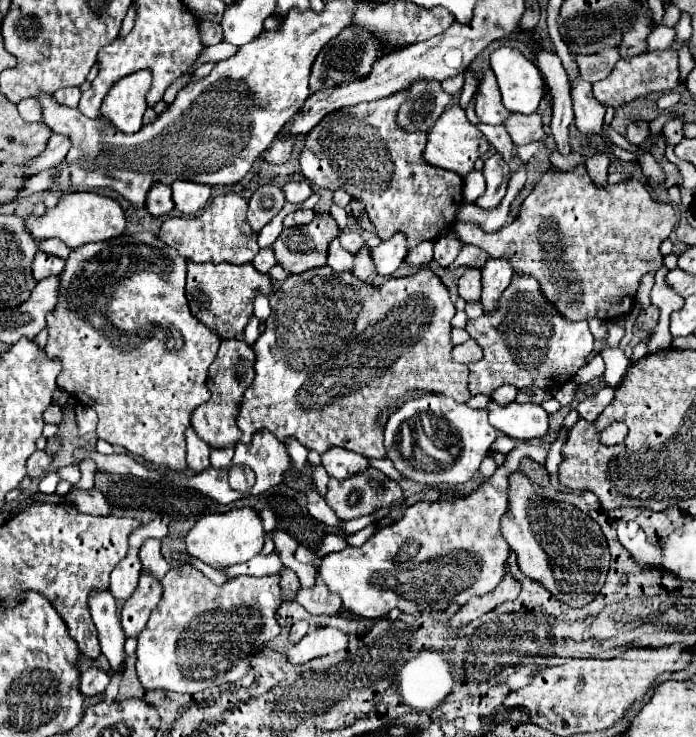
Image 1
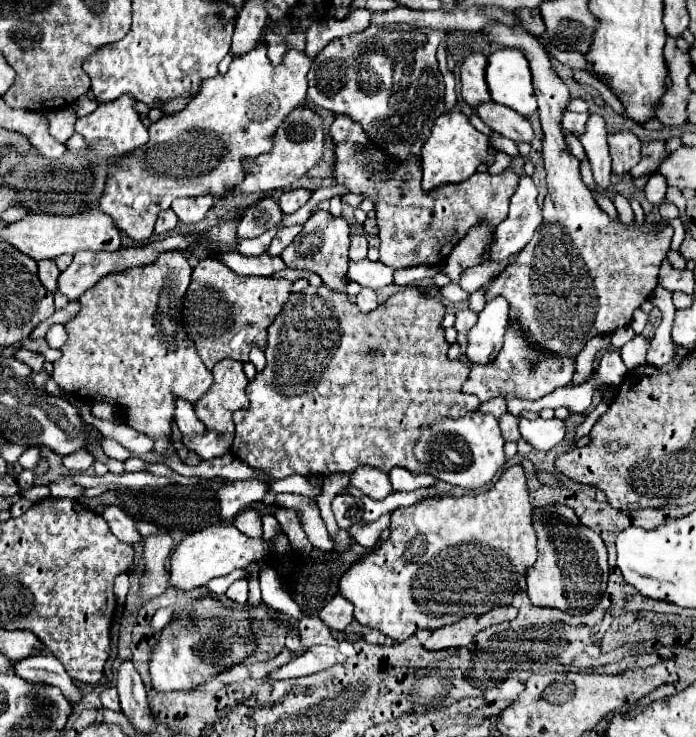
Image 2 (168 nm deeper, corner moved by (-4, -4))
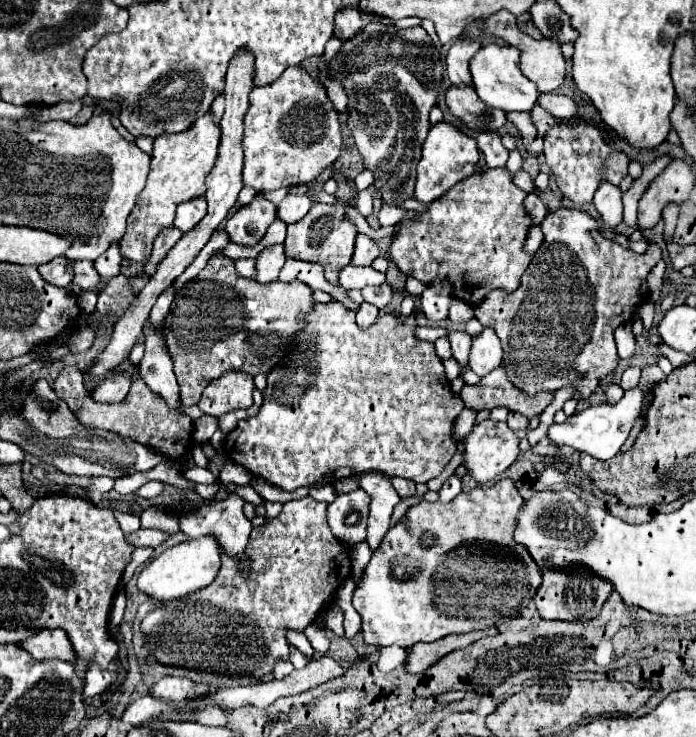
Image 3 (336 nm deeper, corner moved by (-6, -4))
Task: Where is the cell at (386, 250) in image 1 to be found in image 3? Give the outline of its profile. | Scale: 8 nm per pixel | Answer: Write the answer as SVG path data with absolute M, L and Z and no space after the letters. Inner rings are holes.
M350 263L340 271L340 285L344 289L362 289L366 285L382 285L384 281L386 275L372 267L356 267Z

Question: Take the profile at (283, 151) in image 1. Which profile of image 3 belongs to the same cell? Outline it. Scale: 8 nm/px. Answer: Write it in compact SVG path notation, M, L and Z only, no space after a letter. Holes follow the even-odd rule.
M288 67L280 79L270 85L254 87L250 93L250 109L244 115L244 185L254 187L260 193L274 191L290 185L312 183L326 167L330 167L342 147L342 133L338 123L338 111L328 99L326 91L312 81L312 77L302 67Z

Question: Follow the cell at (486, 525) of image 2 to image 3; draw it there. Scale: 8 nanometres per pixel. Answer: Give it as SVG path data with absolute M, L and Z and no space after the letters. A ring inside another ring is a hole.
M500 479L492 487L476 487L476 489L472 489L472 493L460 493L450 503L438 503L438 501L426 503L426 501L422 501L422 503L410 507L406 511L406 515L402 517L402 521L398 521L398 525L386 533L382 545L372 553L368 567L364 569L360 581L354 589L354 607L362 615L364 641L370 645L376 645L376 647L388 647L388 645L412 647L420 641L424 641L424 643L438 641L450 633L468 633L474 629L488 629L488 627L496 625L496 621L502 617L520 615L520 609L526 607L534 599L534 593L542 583L542 571L538 571L538 565L534 563L534 559L530 559L530 553L526 551L526 547L514 543L514 531L516 531L518 515L520 515L520 509L524 507L524 503L526 501L522 499L516 483L512 479Z

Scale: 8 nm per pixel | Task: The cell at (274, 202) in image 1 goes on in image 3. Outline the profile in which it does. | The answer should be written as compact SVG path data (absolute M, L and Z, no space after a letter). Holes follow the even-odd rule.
M254 197L252 203L240 207L226 223L226 231L234 243L240 245L254 245L260 241L270 227L270 223L276 219L276 205Z

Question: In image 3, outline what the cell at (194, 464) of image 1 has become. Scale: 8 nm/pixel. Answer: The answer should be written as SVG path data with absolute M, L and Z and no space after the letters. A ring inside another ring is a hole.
M150 329L144 333L146 333L146 351L140 361L140 377L154 393L158 393L168 403L168 407L184 411L184 415L188 415L190 419L198 419L202 415L202 411L196 405L186 407L180 401L172 361L168 357L168 353L162 349L160 337Z

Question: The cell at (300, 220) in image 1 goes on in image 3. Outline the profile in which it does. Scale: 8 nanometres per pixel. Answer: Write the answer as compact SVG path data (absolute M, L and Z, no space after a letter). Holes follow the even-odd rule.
M272 245L272 247L264 249L264 251L256 257L256 269L258 269L258 275L256 275L254 279L260 281L260 283L276 281L280 269L282 269L282 265L284 265L284 261L286 261L284 245Z

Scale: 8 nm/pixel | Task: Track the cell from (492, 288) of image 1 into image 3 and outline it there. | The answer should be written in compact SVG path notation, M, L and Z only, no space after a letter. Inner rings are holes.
M484 327L480 335L472 339L470 367L476 375L484 377L502 363L502 345L492 327Z

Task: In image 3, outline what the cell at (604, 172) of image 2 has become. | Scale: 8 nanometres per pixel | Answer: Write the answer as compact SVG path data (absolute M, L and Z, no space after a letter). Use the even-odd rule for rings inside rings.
M606 181L602 185L598 185L598 191L594 195L594 205L608 227L616 227L622 221L622 191L620 191L620 187L606 183Z

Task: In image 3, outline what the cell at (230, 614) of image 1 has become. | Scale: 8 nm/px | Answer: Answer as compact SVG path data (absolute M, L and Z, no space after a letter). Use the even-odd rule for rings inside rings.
M166 675L166 677L160 679L160 683L156 683L150 689L150 695L166 699L166 701L180 701L192 691L192 687L194 687L194 681L188 679L188 677Z

